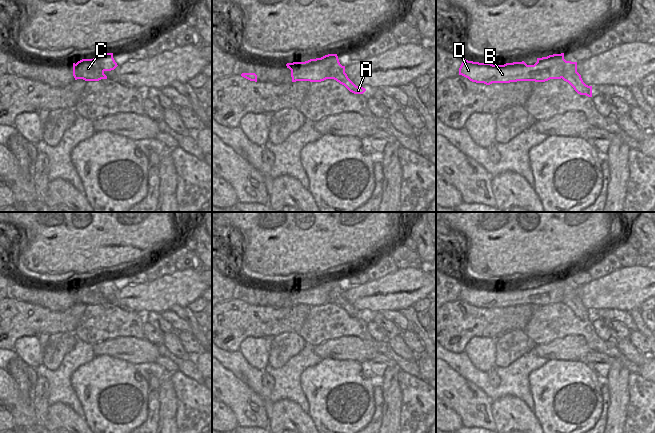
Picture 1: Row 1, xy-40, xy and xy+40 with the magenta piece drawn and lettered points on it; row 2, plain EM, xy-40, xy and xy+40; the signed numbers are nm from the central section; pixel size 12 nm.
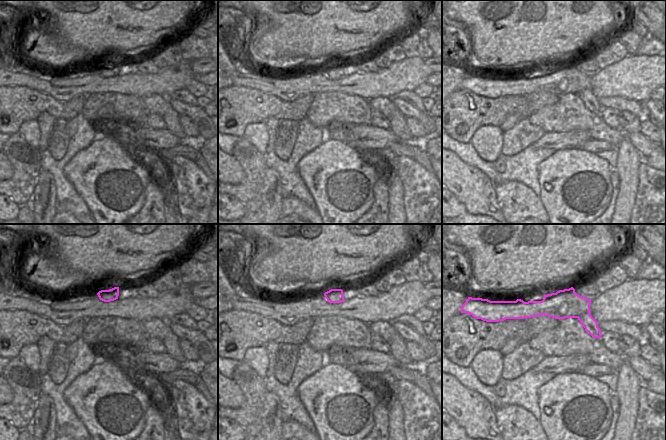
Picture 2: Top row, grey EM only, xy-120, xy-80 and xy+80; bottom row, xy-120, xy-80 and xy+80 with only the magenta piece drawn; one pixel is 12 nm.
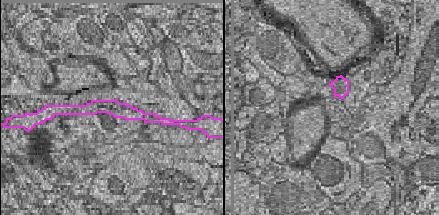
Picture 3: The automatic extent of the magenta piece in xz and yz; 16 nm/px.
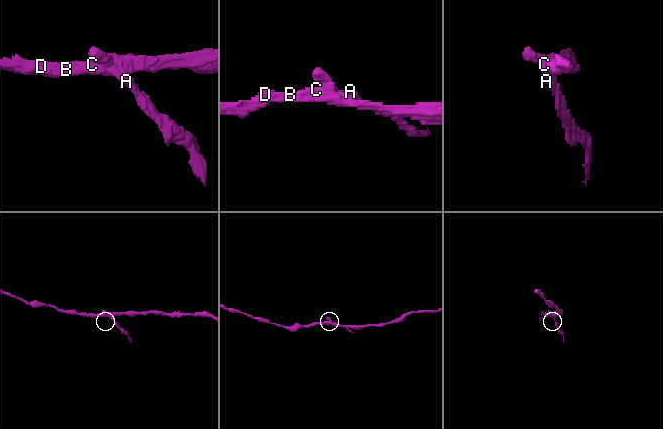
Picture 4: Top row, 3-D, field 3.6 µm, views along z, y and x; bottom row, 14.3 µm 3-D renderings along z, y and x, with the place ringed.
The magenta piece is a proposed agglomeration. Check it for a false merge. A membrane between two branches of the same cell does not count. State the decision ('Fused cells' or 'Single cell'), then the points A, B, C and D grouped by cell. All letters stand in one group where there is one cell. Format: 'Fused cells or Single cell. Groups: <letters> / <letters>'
Fused cells. Groups: A / B C D.

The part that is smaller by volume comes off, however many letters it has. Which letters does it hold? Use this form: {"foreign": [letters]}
{"foreign": ["A"]}

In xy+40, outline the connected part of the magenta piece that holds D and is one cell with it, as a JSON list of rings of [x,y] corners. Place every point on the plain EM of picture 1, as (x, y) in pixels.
[[[564,277],[537,282],[534,289],[527,289],[524,285],[493,289],[464,283],[459,292],[459,299],[486,309],[517,305],[545,306],[563,301],[565,285]]]

